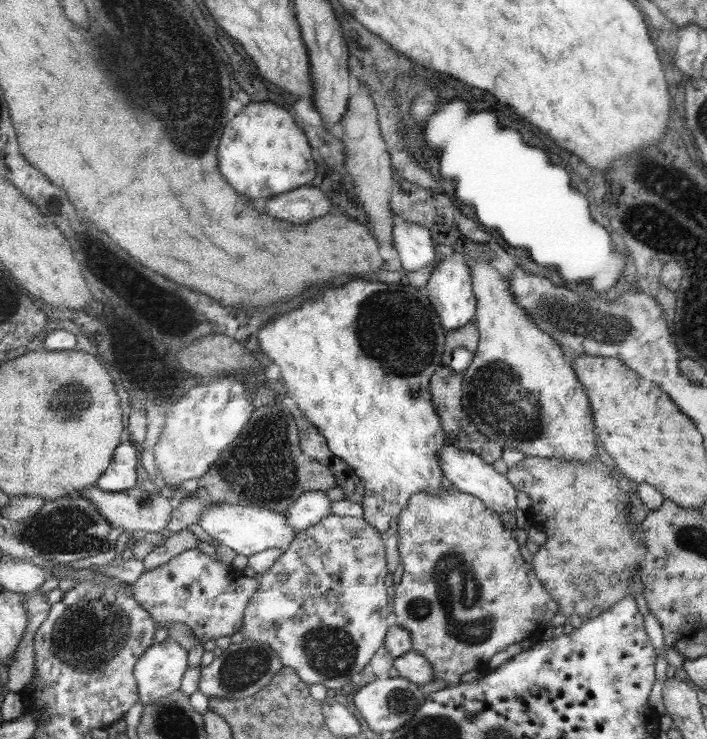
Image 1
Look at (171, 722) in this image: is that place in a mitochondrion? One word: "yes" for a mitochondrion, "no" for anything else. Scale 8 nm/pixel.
yes

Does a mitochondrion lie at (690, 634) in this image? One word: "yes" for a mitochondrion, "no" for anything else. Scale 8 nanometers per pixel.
no

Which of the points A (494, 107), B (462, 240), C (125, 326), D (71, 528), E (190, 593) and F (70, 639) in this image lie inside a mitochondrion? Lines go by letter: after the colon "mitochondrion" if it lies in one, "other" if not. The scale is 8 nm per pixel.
A: other
B: other
C: other
D: mitochondrion
E: other
F: mitochondrion

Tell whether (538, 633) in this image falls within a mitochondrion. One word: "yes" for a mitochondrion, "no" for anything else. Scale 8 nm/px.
no

